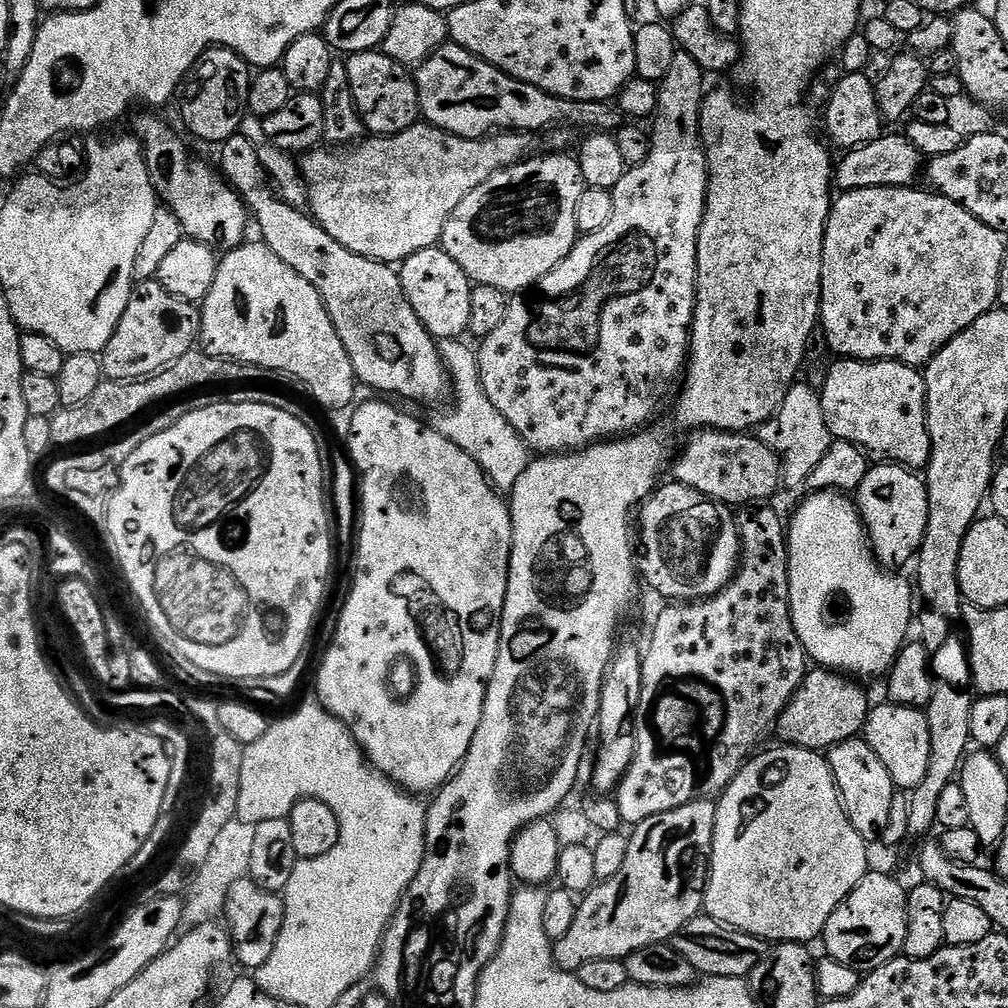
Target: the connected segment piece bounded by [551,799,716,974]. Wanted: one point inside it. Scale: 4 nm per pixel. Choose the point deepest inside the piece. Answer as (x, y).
(661, 886)

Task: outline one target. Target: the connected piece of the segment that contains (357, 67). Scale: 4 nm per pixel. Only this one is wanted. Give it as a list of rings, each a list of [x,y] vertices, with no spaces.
[[[383,51],[354,52],[347,57],[348,73],[350,74],[350,86],[354,94],[354,102],[358,106],[360,116],[364,119],[364,127],[369,133],[377,136],[393,136],[421,119],[420,99],[413,73],[403,68],[398,62],[394,62]]]

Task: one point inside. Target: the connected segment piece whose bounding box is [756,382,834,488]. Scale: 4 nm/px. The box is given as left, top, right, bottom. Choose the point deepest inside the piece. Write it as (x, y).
(798, 434)

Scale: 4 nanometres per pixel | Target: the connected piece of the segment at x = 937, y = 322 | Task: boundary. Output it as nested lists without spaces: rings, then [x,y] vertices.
[[[919,187],[906,188],[859,188],[853,192],[840,192],[832,201],[828,215],[828,225],[824,231],[824,249],[822,250],[822,278],[820,279],[820,324],[823,339],[837,357],[846,360],[896,360],[900,364],[913,366],[927,365],[962,330],[966,330],[978,318],[997,307],[1000,298],[1000,271],[1002,258],[1006,255],[1005,237],[990,230],[970,210],[958,202],[939,195],[931,190],[919,192]]]

